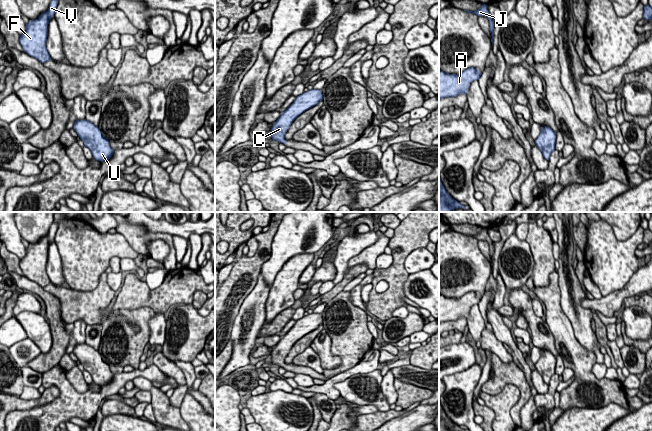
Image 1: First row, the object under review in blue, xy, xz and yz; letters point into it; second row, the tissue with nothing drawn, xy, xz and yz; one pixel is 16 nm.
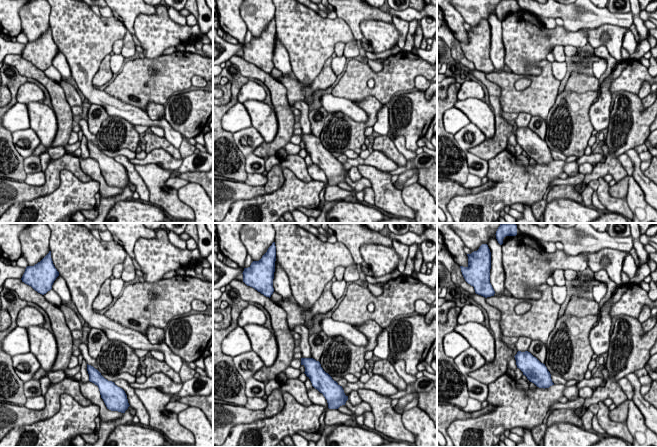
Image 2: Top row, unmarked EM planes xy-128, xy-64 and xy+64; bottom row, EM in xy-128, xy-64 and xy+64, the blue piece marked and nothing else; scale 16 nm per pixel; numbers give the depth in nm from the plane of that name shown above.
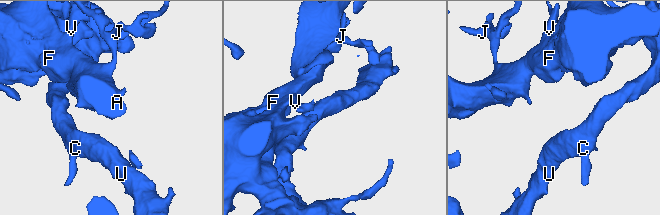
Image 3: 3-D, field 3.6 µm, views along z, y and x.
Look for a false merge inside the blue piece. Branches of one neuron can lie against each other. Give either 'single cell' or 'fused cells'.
single cell

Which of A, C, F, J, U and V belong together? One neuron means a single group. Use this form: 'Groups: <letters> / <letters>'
Groups: A C F J U V

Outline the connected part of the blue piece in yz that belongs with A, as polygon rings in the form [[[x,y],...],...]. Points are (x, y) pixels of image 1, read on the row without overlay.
[[[474,291],[464,294],[460,298],[449,298],[439,293],[439,325],[446,321],[459,318],[467,319],[471,306],[479,304],[482,297]]]

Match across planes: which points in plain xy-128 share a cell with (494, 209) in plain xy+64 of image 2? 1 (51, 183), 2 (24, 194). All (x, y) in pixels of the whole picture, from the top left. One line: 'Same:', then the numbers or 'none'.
Same: none

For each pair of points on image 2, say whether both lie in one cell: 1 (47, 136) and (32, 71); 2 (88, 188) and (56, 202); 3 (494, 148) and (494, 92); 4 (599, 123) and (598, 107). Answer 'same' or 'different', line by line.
1: different
2: same
3: same
4: same

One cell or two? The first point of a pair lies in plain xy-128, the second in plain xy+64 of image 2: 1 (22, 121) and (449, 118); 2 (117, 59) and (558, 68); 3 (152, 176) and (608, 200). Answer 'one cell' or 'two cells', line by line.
1: one cell
2: one cell
3: one cell

